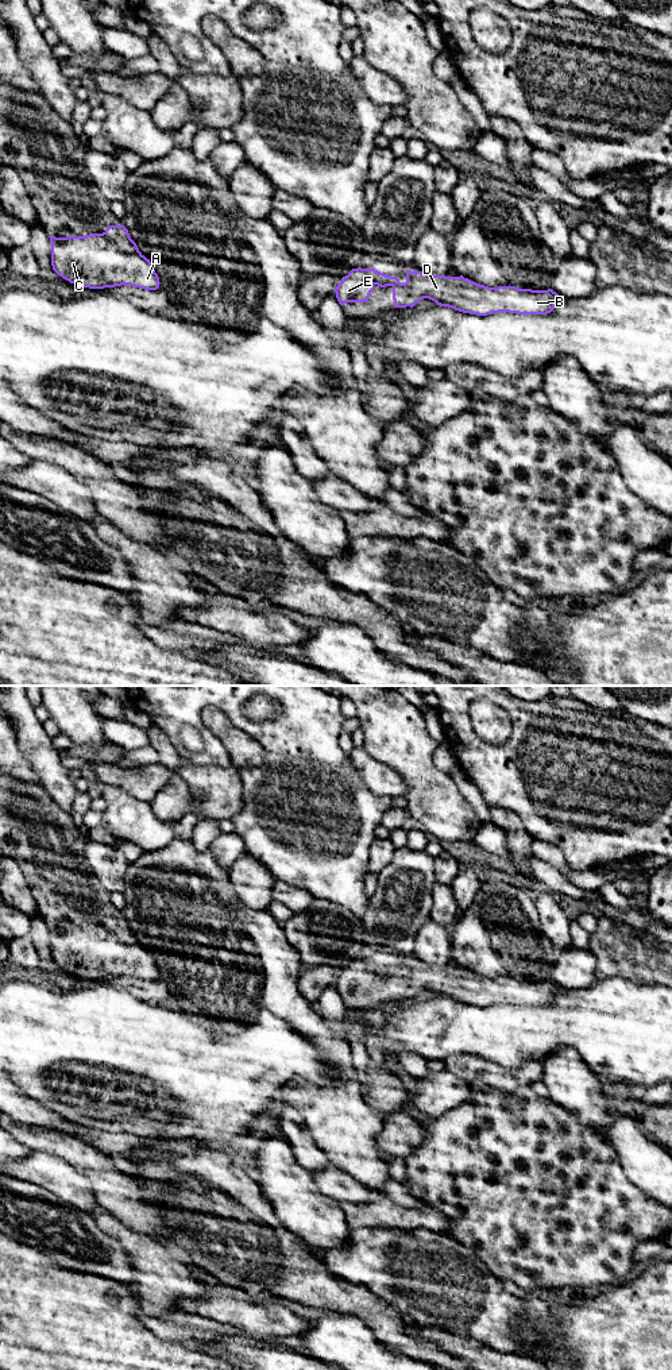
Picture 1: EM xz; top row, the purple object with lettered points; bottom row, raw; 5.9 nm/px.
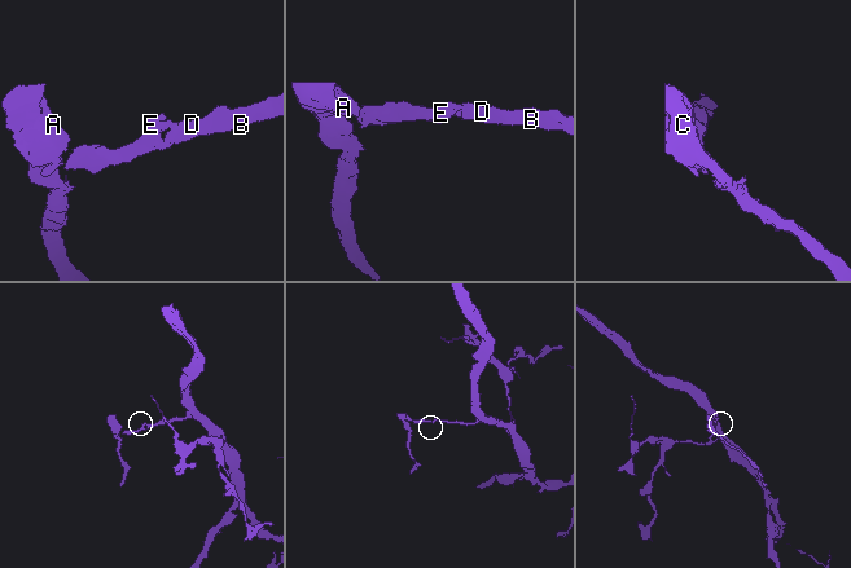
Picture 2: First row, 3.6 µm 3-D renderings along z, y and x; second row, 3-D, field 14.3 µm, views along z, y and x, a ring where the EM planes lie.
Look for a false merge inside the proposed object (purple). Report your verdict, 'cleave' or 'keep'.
keep

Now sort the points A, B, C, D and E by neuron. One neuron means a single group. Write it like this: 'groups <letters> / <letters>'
groups A B C D E

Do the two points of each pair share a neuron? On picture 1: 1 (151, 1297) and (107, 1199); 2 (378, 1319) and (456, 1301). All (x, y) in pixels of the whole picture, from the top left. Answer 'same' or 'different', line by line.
1: different
2: different

